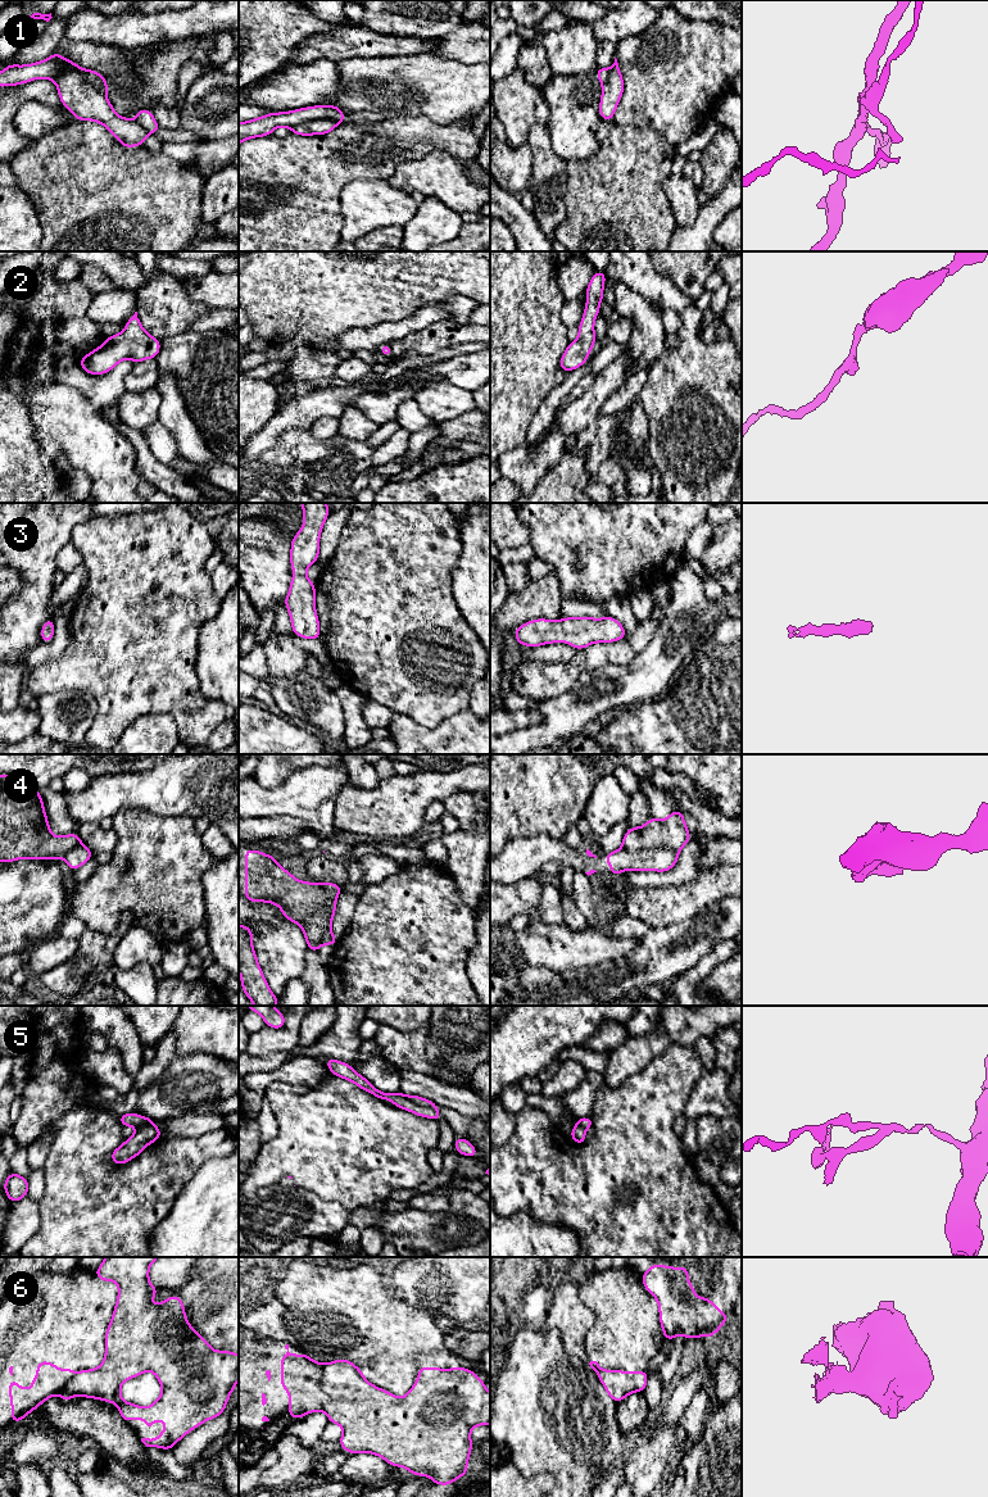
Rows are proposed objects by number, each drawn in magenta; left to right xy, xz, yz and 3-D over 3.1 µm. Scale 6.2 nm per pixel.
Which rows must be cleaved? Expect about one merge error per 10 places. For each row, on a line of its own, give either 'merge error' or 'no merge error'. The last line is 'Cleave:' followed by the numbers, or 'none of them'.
1: merge error
2: no merge error
3: no merge error
4: merge error
5: merge error
6: merge error
Cleave: 1, 4, 5, 6

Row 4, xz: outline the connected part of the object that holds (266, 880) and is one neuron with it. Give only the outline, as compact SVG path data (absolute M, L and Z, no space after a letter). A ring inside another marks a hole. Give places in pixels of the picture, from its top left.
M249 848L245 850L244 876L244 898L254 903L268 902L278 906L284 917L300 925L302 929L312 916L327 915L330 927L318 948L323 944L336 945L337 939L331 931L336 901L330 901L319 884L295 879L277 863L276 857Z

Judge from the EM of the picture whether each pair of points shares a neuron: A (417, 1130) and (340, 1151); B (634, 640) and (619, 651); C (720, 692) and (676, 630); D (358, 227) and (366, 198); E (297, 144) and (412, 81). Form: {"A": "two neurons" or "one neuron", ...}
{"A": "one neuron", "B": "two neurons", "C": "two neurons", "D": "one neuron", "E": "two neurons"}

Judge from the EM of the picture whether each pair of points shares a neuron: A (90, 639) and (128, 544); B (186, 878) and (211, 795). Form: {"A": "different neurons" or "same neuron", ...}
{"A": "same neuron", "B": "different neurons"}

